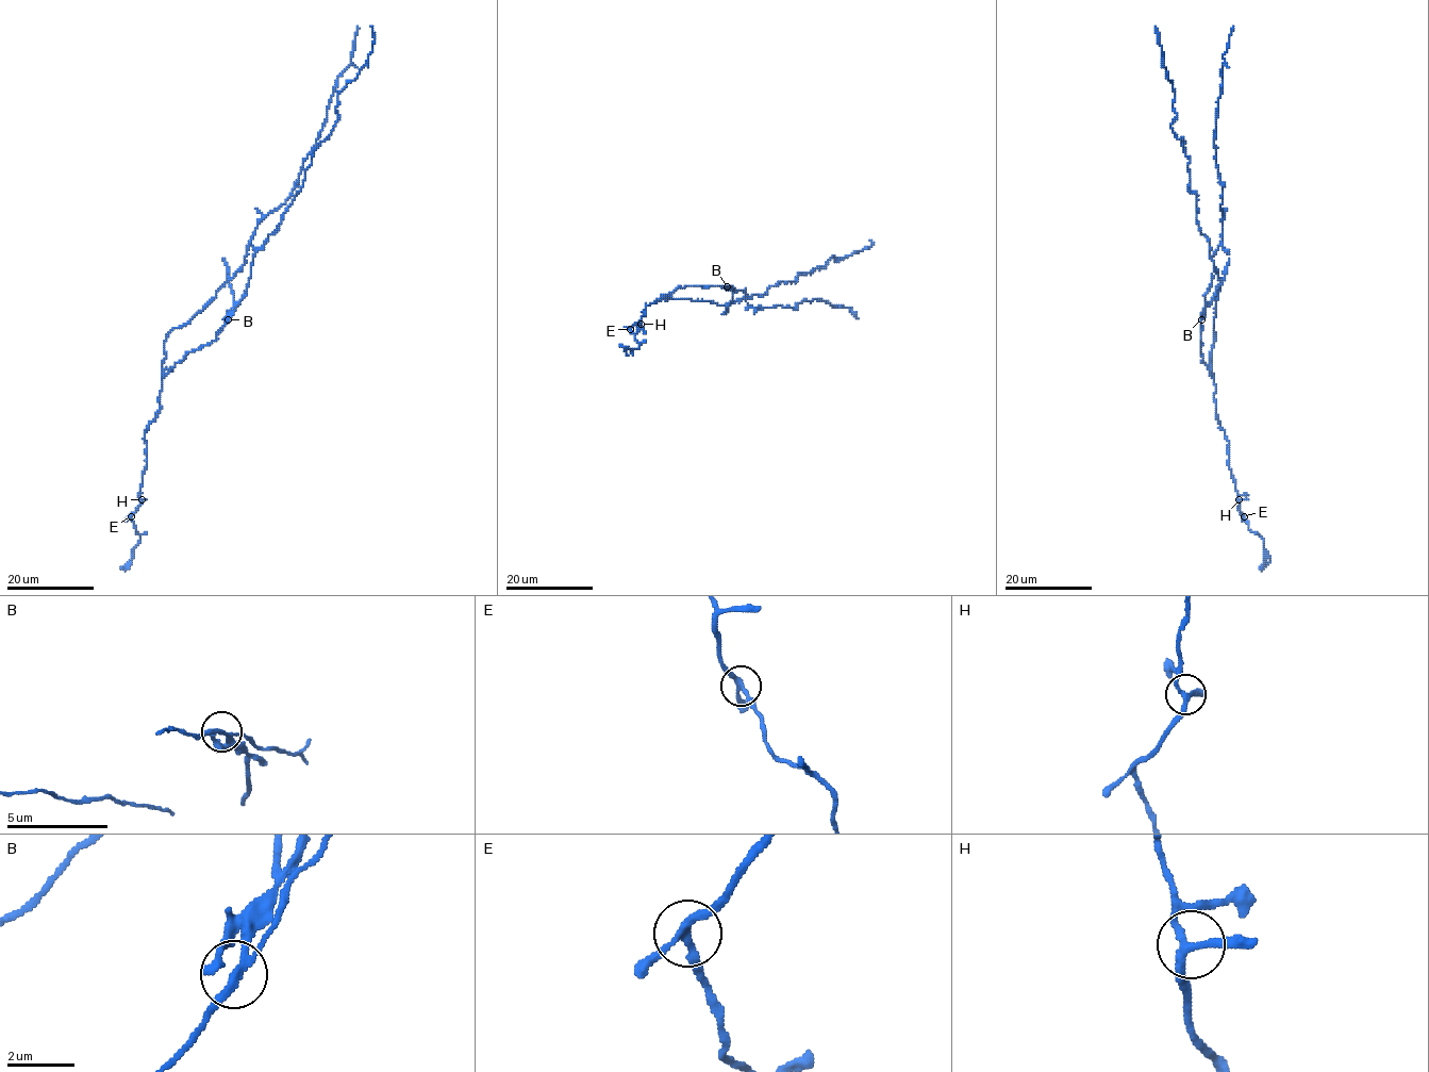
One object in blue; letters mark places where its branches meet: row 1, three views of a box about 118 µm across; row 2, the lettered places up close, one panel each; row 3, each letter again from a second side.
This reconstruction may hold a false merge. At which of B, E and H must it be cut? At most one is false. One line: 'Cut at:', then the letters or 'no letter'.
Cut at: B

